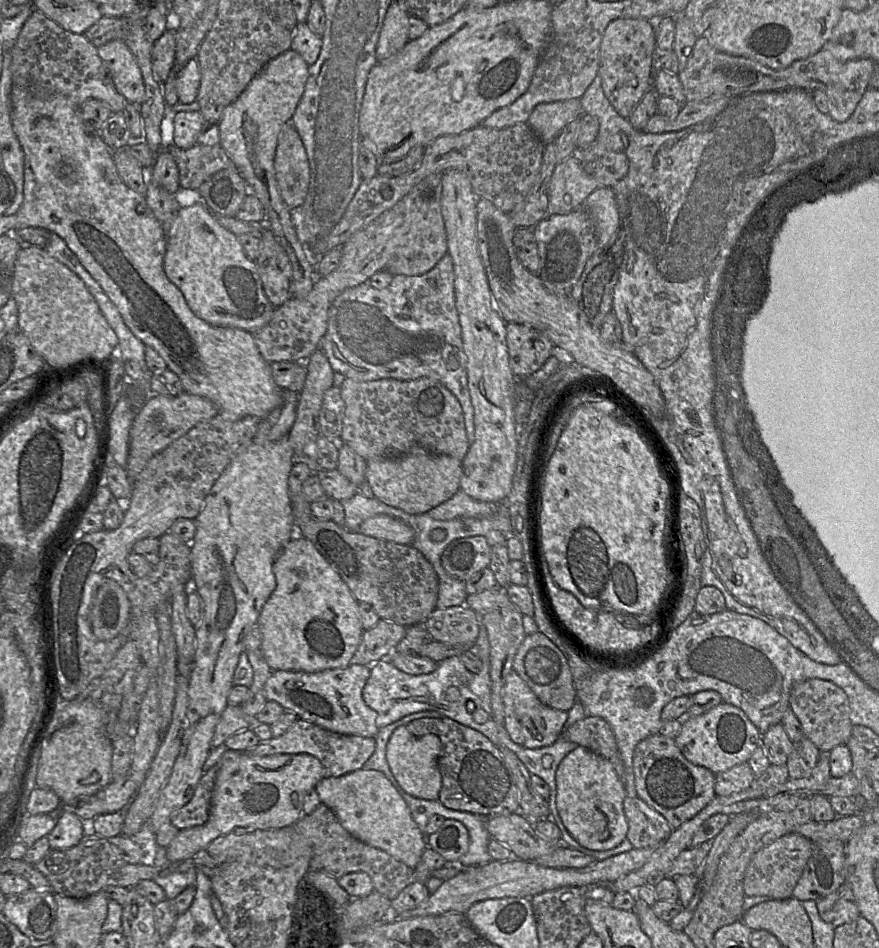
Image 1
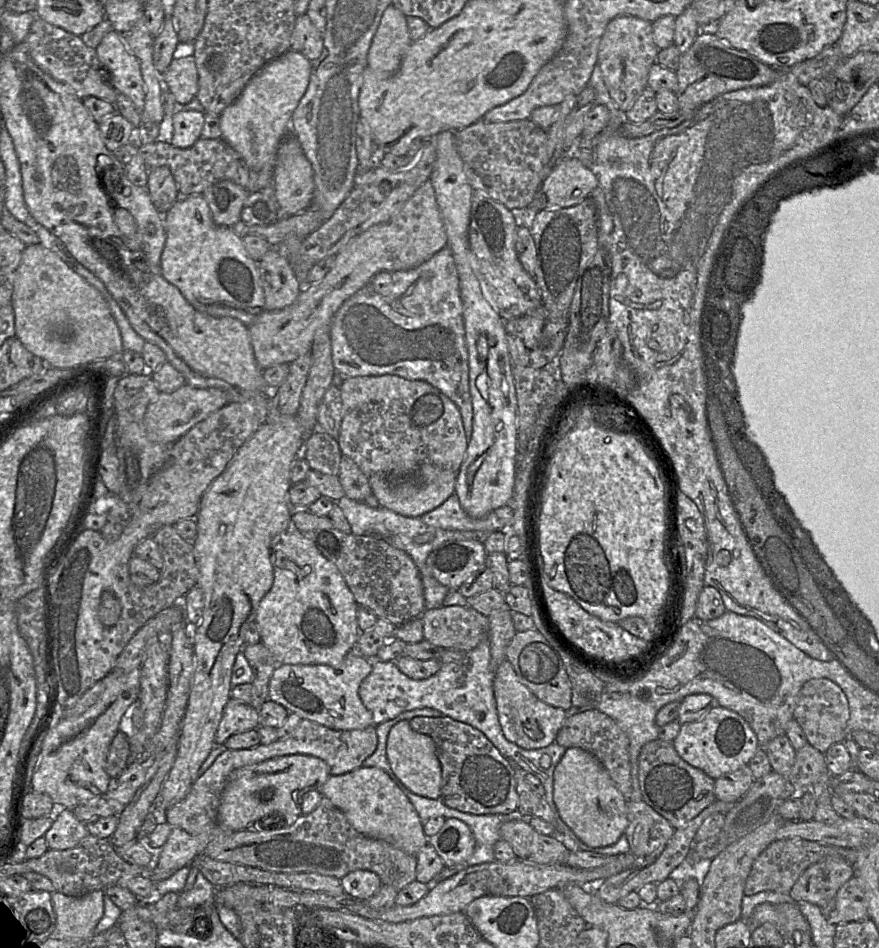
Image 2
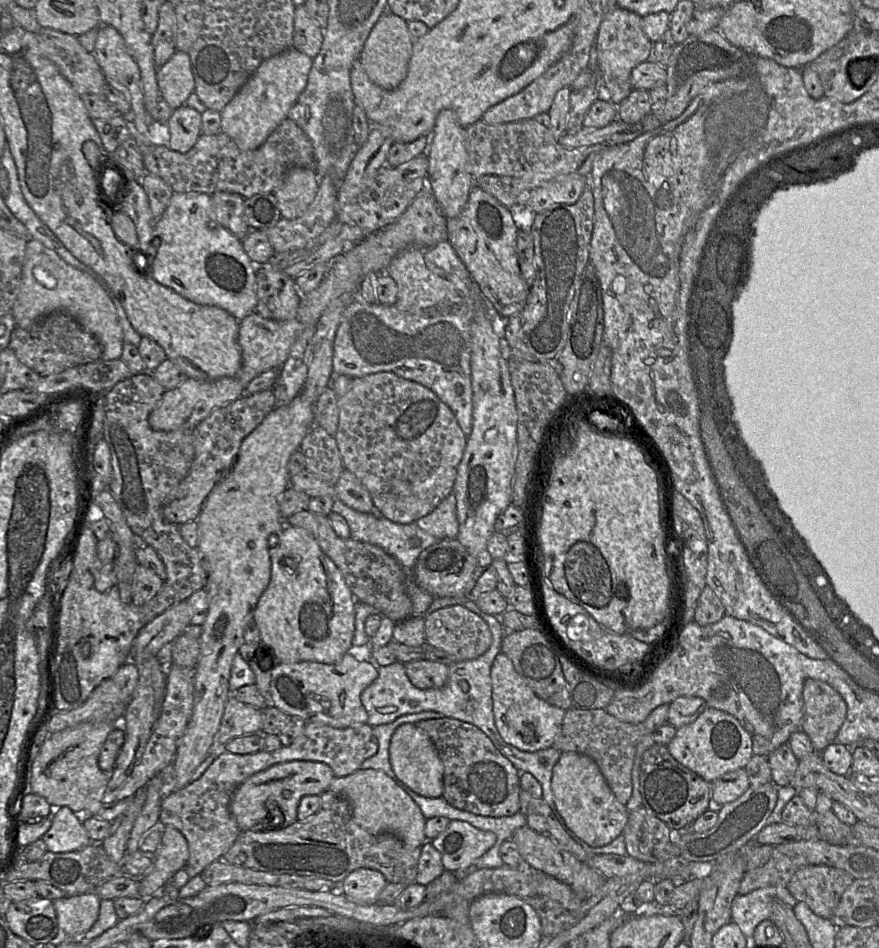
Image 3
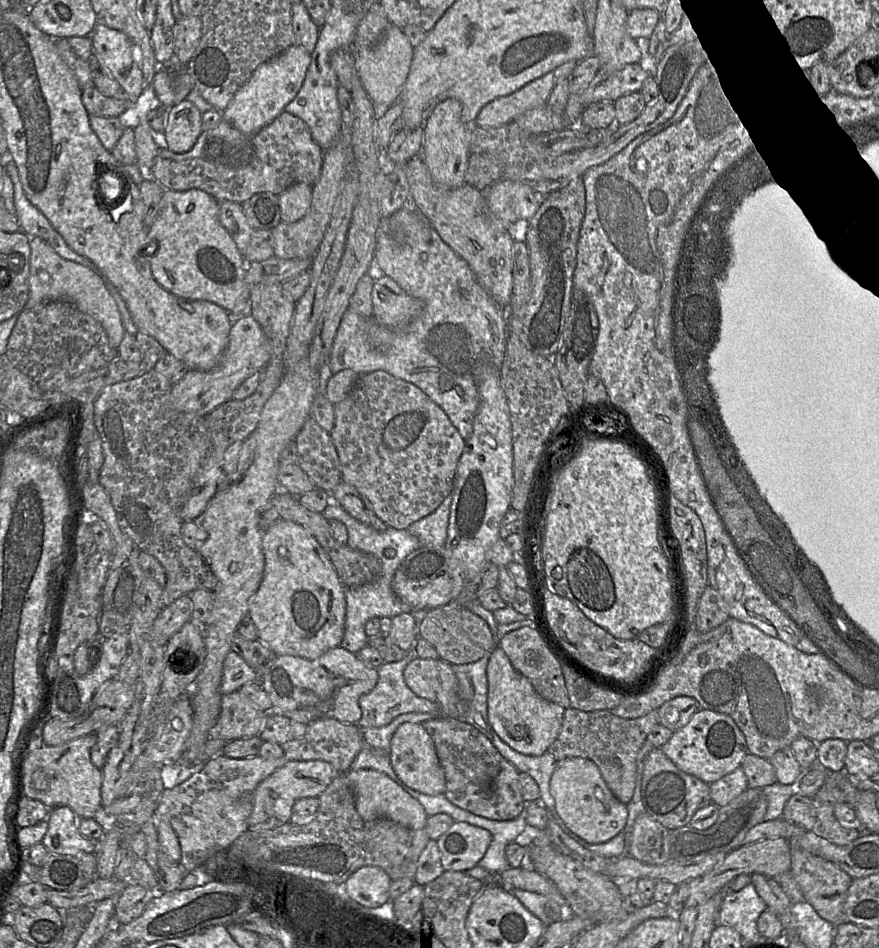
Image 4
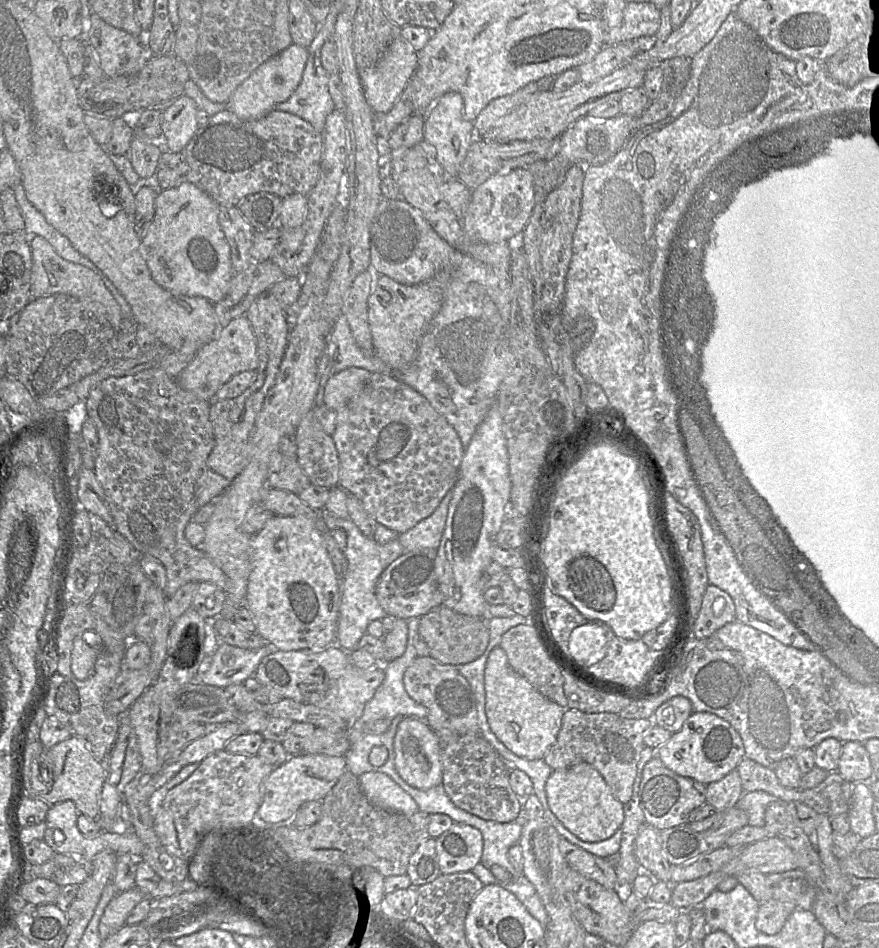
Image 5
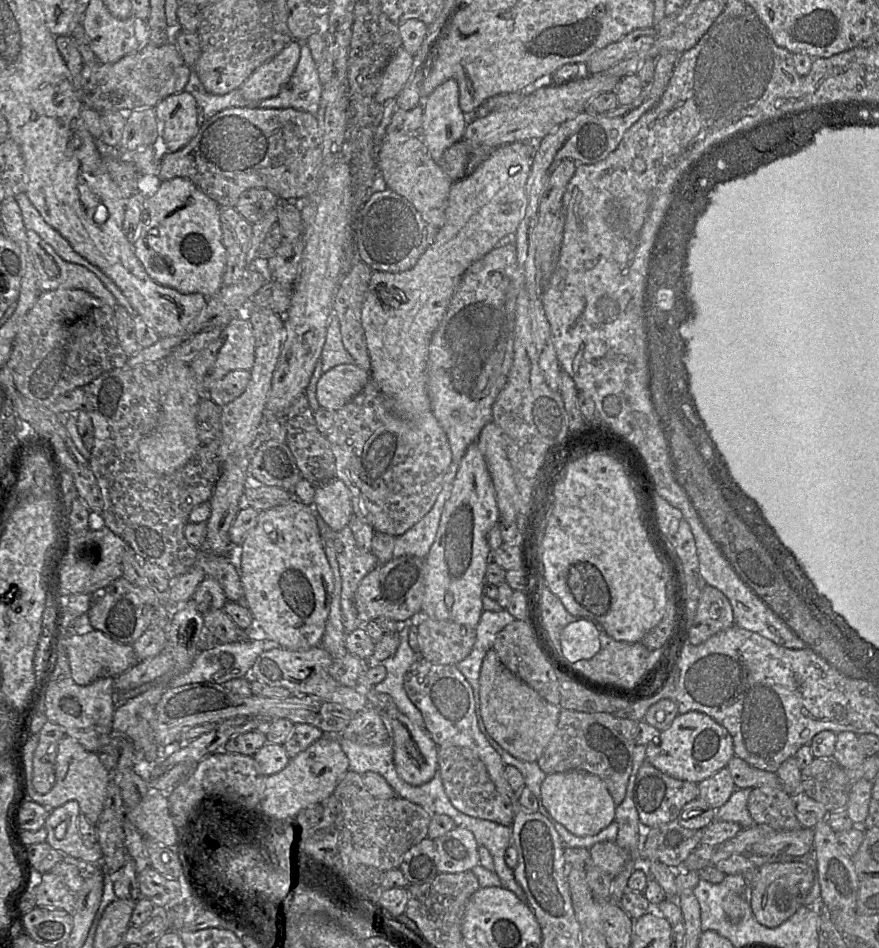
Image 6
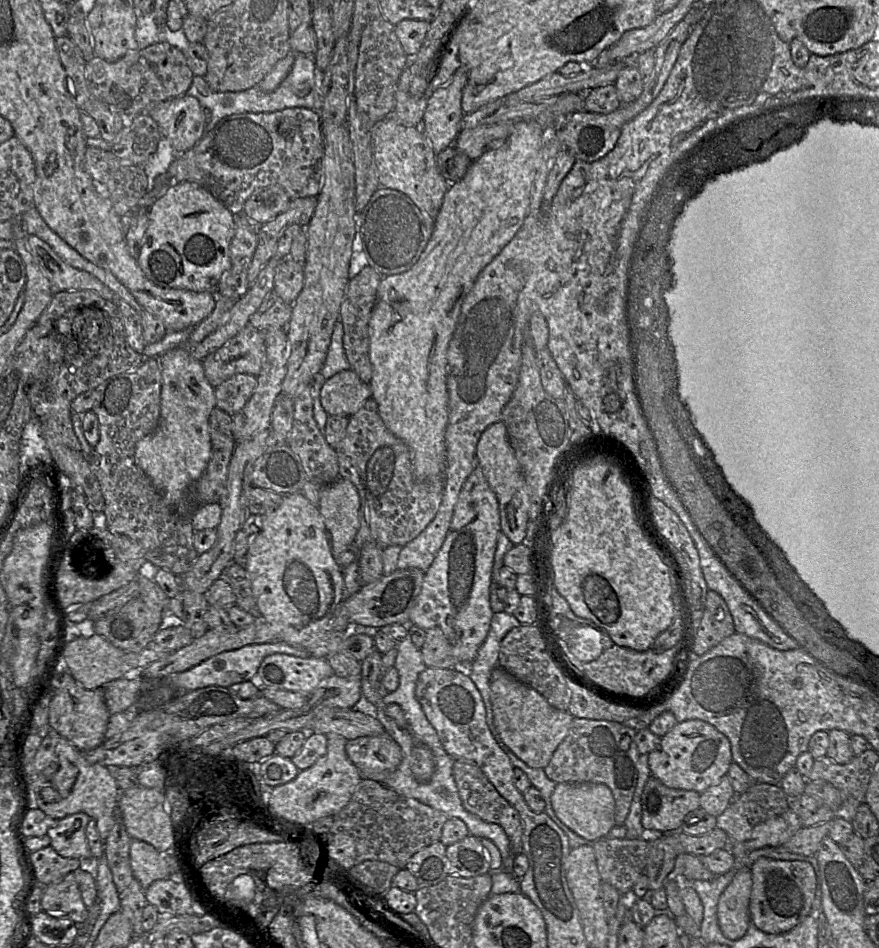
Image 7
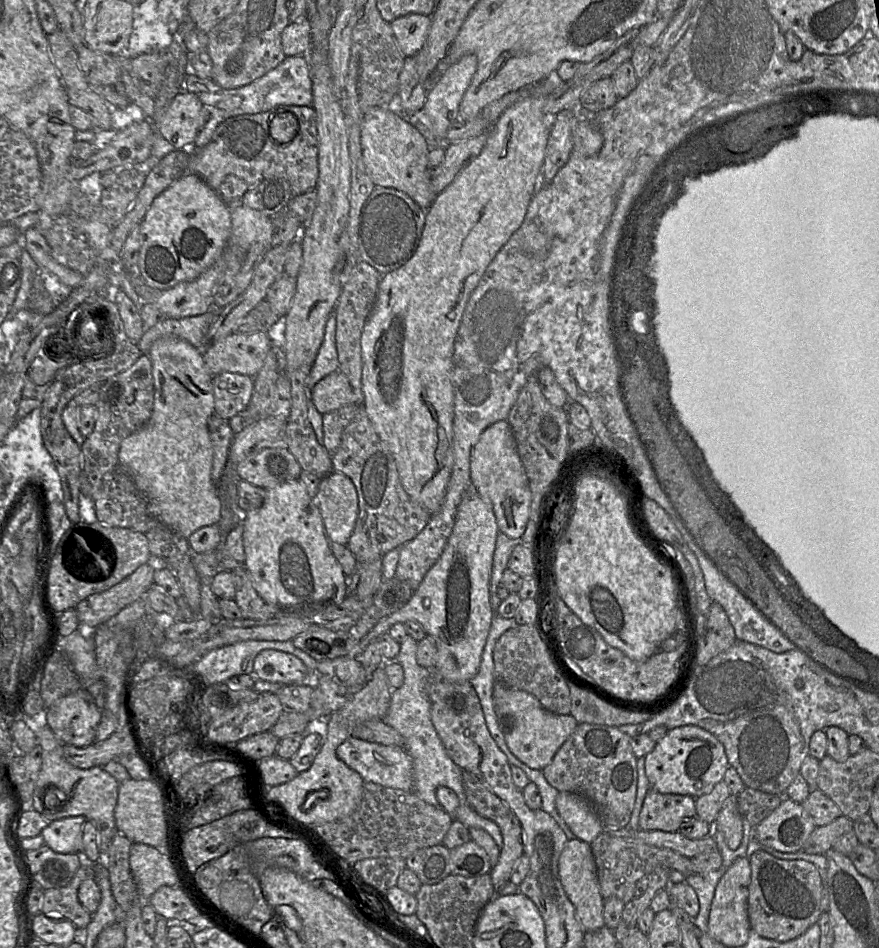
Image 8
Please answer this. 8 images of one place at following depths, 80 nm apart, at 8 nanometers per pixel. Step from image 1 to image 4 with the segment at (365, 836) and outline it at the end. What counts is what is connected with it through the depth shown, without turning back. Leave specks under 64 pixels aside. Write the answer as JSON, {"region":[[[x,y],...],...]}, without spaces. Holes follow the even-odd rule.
{"region":[[[350,769],[345,777],[355,798],[356,810],[363,820],[385,818],[413,830],[425,828],[428,815],[424,807],[384,772]]]}

